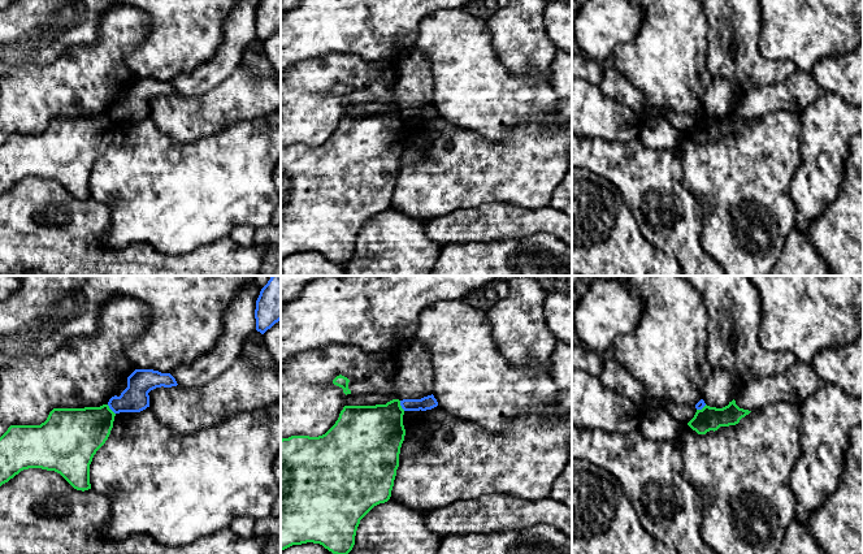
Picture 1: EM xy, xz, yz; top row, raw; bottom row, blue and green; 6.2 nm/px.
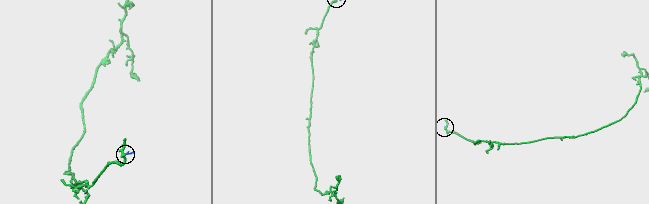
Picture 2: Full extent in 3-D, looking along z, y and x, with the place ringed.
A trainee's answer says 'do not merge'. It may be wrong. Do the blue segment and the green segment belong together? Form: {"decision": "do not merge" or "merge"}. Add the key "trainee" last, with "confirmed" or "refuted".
{"decision": "do not merge", "trainee": "confirmed"}

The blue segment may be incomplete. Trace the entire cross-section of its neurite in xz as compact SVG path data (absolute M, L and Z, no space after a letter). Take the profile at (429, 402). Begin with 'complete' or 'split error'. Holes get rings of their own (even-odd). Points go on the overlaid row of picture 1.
complete; M428 395L421 399L403 399L400 401L400 406L404 411L426 411L438 406L434 395Z

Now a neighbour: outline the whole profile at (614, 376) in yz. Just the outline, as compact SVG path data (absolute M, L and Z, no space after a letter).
M603 359L602 372L598 377L606 388L611 389L621 397L630 399L636 404L636 407L642 410L643 412L664 410L681 425L688 424L697 412L697 408L694 406L651 399L647 395L643 384L636 380L615 359Z

